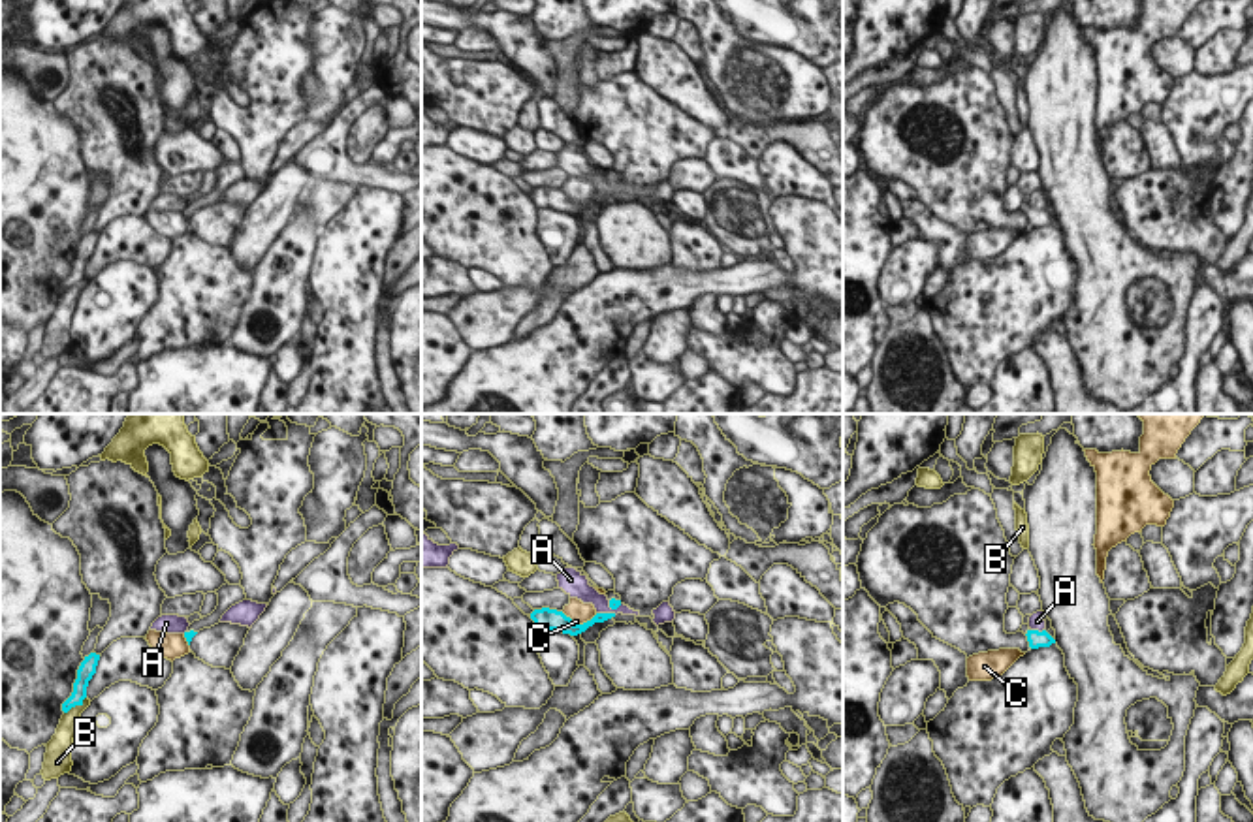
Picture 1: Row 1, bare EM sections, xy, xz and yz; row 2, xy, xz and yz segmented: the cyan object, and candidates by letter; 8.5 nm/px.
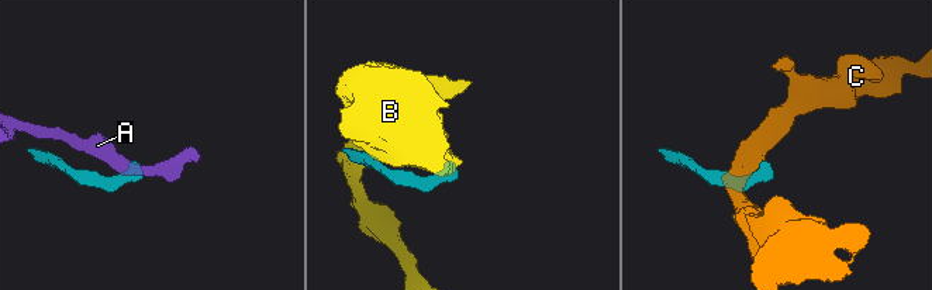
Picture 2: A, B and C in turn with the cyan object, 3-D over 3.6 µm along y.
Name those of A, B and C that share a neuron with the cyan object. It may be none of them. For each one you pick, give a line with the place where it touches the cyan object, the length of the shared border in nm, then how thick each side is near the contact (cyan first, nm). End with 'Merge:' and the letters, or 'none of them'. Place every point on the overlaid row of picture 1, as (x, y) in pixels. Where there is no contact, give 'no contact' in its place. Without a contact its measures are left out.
Merge: none of them

